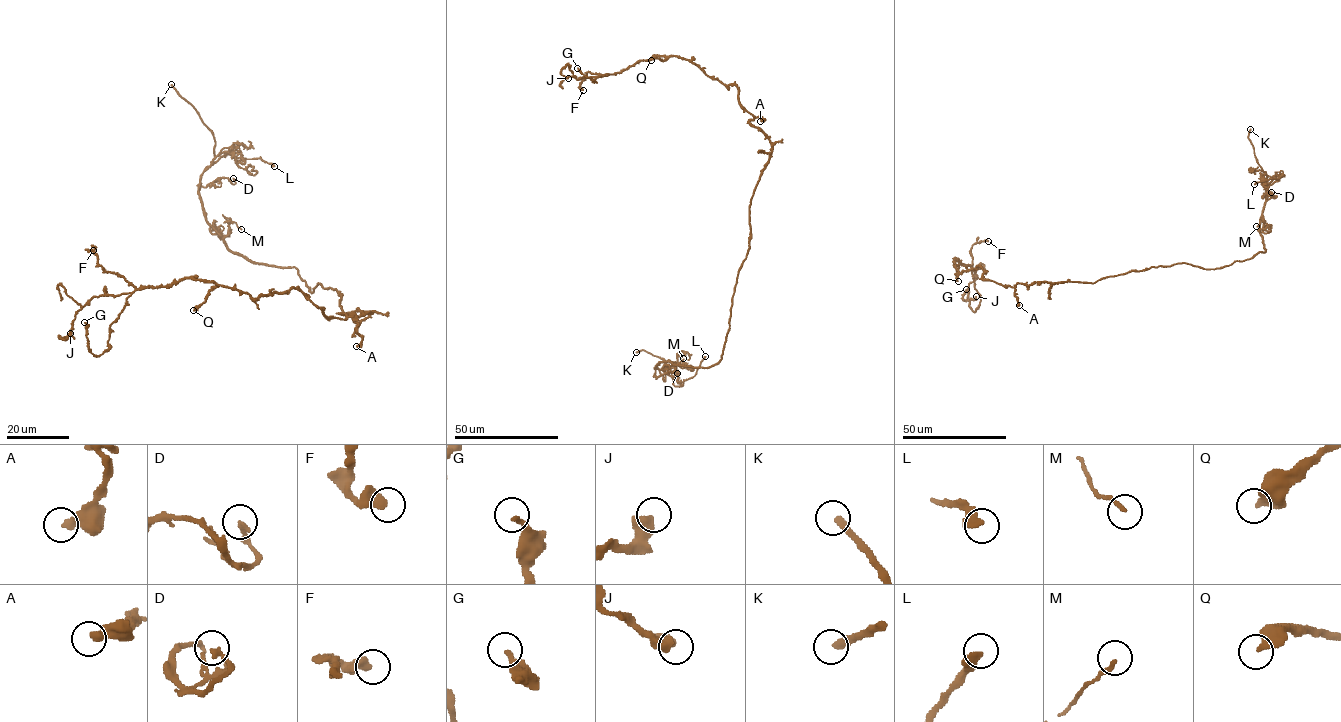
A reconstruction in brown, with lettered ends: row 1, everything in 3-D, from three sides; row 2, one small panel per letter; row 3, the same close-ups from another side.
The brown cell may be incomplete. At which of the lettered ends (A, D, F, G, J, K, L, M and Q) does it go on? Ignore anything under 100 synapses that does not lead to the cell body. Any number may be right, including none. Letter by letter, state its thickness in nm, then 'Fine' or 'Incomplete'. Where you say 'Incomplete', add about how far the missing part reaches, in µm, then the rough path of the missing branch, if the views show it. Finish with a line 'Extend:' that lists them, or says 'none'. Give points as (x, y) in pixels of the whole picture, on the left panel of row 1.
A: Thickness 360 nm. Fine
D: Thickness 180 nm. Fine
F: Thickness 480 nm. Fine
G: Thickness 240 nm. Fine
J: Thickness 440 nm. Fine
K: Thickness 300 nm. Incomplete. Missing length about 5 µm
L: Thickness 320 nm. Fine
M: Thickness 150 nm. Fine
Q: Thickness 320 nm. Fine
Extend: K

